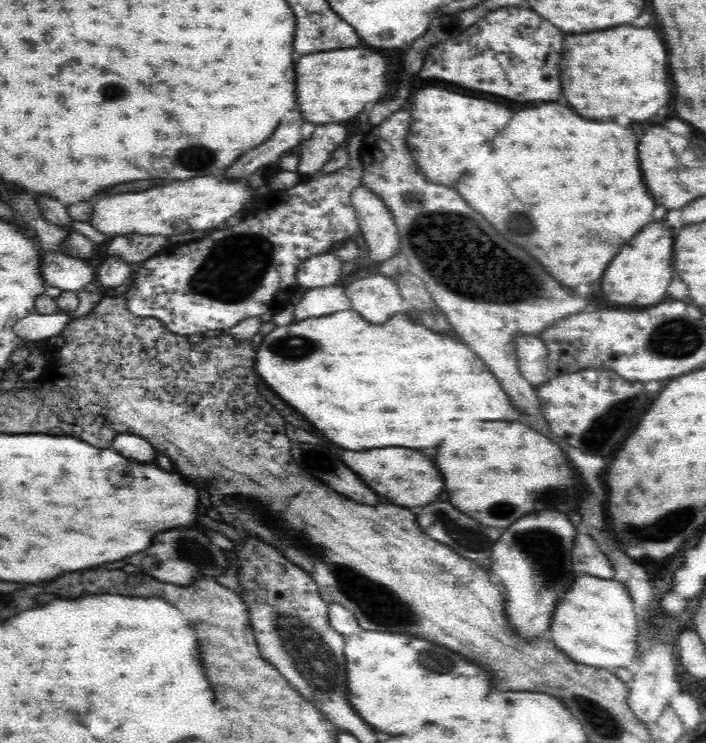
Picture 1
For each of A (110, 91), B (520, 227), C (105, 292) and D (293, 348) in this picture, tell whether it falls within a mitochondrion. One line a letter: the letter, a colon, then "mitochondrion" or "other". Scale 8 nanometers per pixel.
A: mitochondrion
B: mitochondrion
C: other
D: mitochondrion

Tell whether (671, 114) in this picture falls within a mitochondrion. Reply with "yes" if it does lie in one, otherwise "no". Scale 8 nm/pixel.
no

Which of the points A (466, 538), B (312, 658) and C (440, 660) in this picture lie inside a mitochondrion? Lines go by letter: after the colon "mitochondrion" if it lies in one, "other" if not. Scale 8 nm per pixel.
A: mitochondrion
B: mitochondrion
C: mitochondrion

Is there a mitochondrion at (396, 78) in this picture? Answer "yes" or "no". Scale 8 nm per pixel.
no

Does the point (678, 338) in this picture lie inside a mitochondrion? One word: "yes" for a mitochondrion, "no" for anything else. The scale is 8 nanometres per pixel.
yes

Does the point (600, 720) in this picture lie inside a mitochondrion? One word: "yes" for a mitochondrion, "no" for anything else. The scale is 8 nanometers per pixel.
yes

